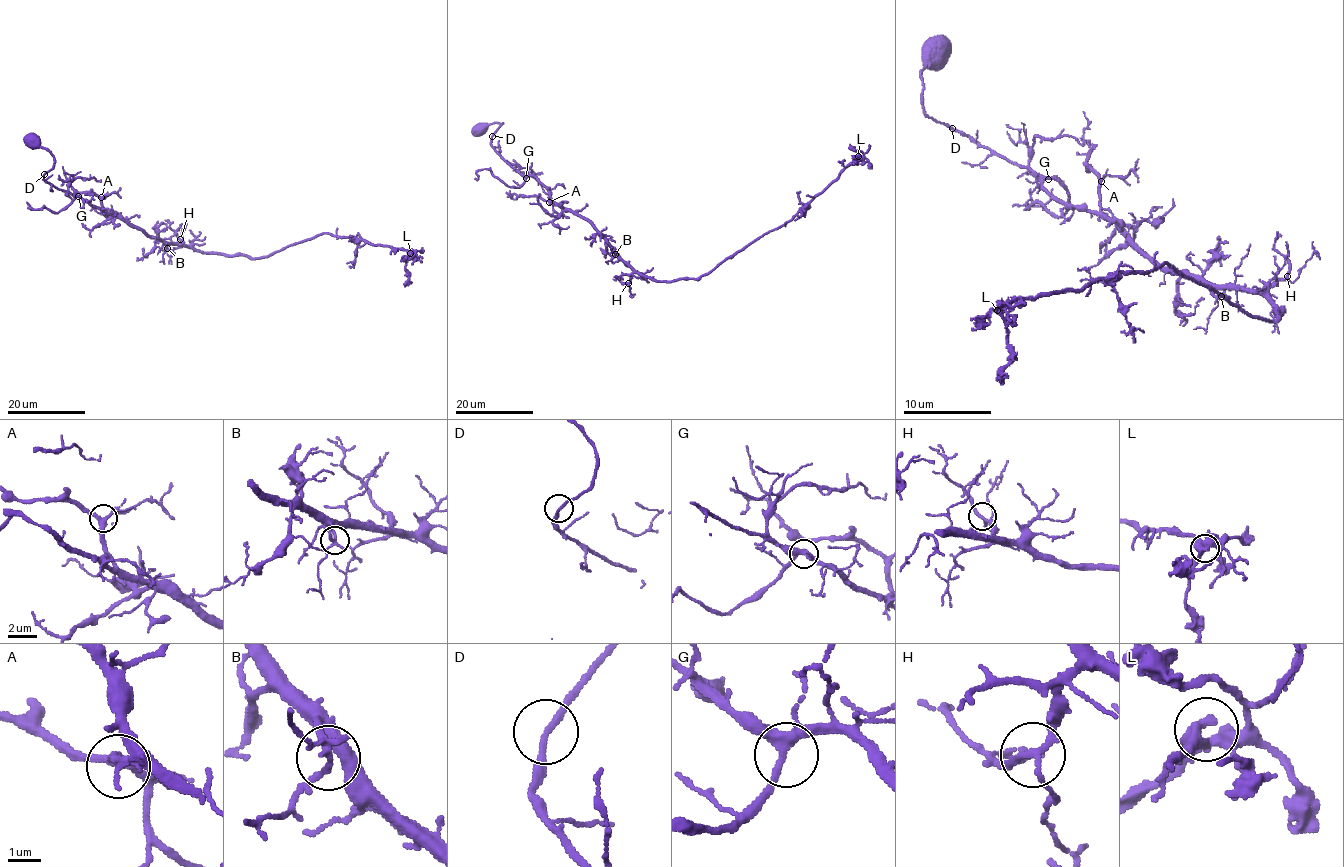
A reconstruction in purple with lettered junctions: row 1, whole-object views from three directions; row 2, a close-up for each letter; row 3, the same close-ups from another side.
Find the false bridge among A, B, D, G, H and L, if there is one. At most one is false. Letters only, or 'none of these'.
none of these

